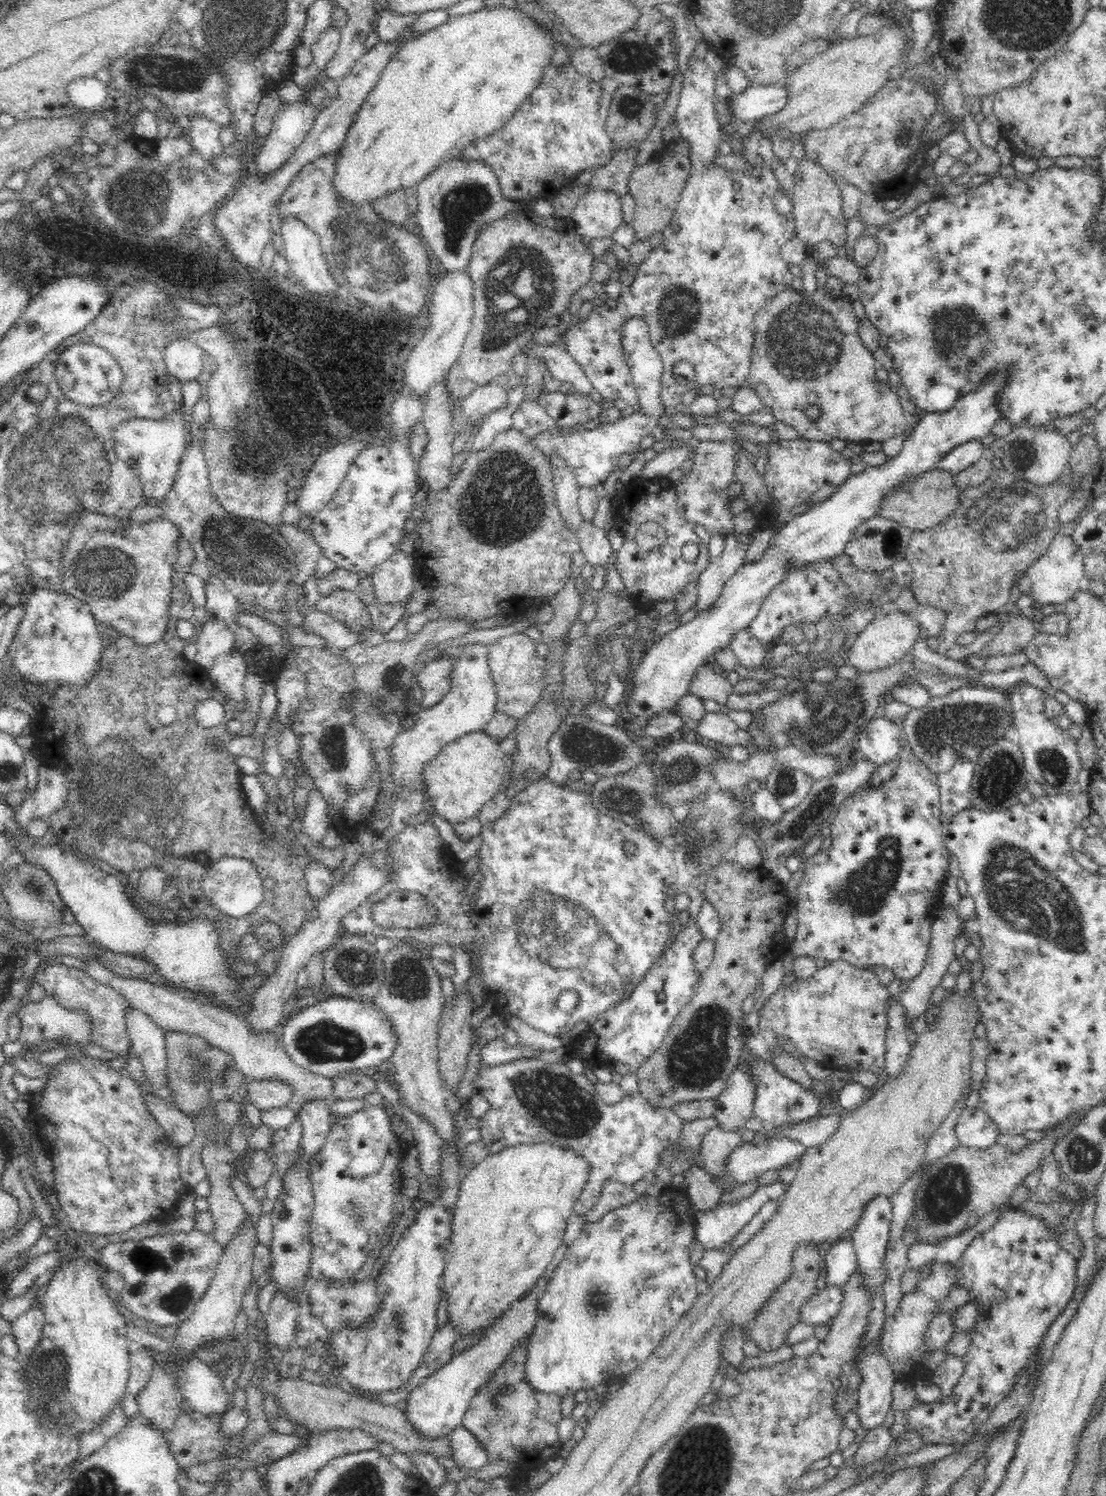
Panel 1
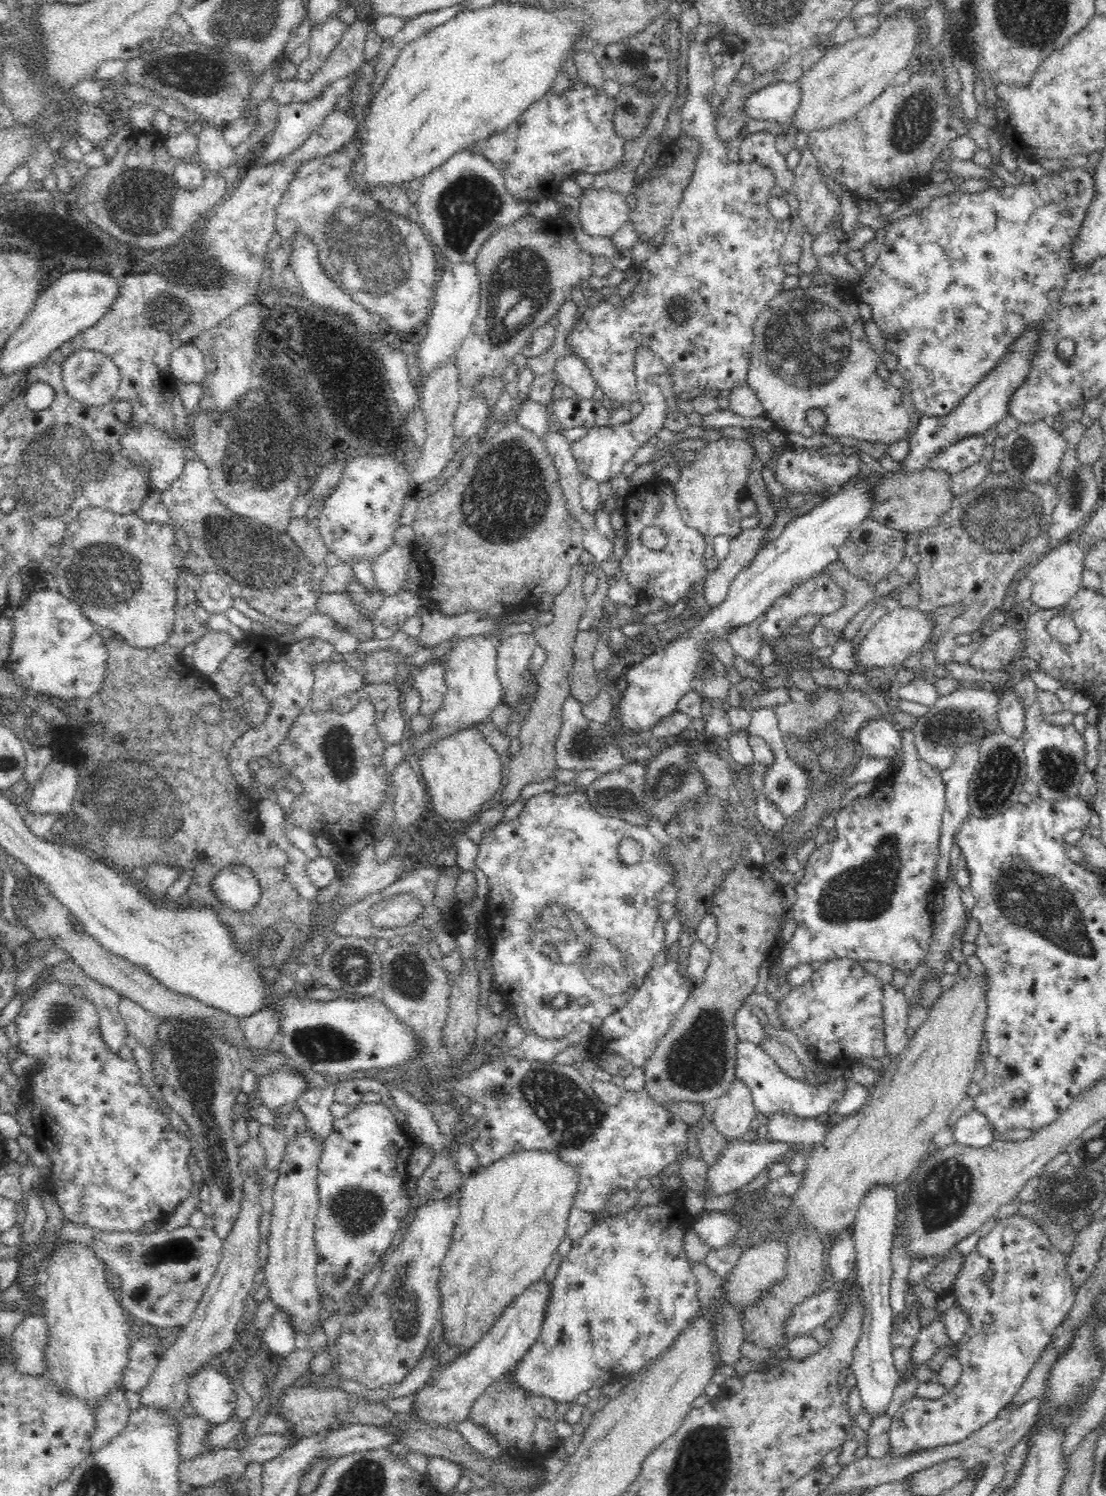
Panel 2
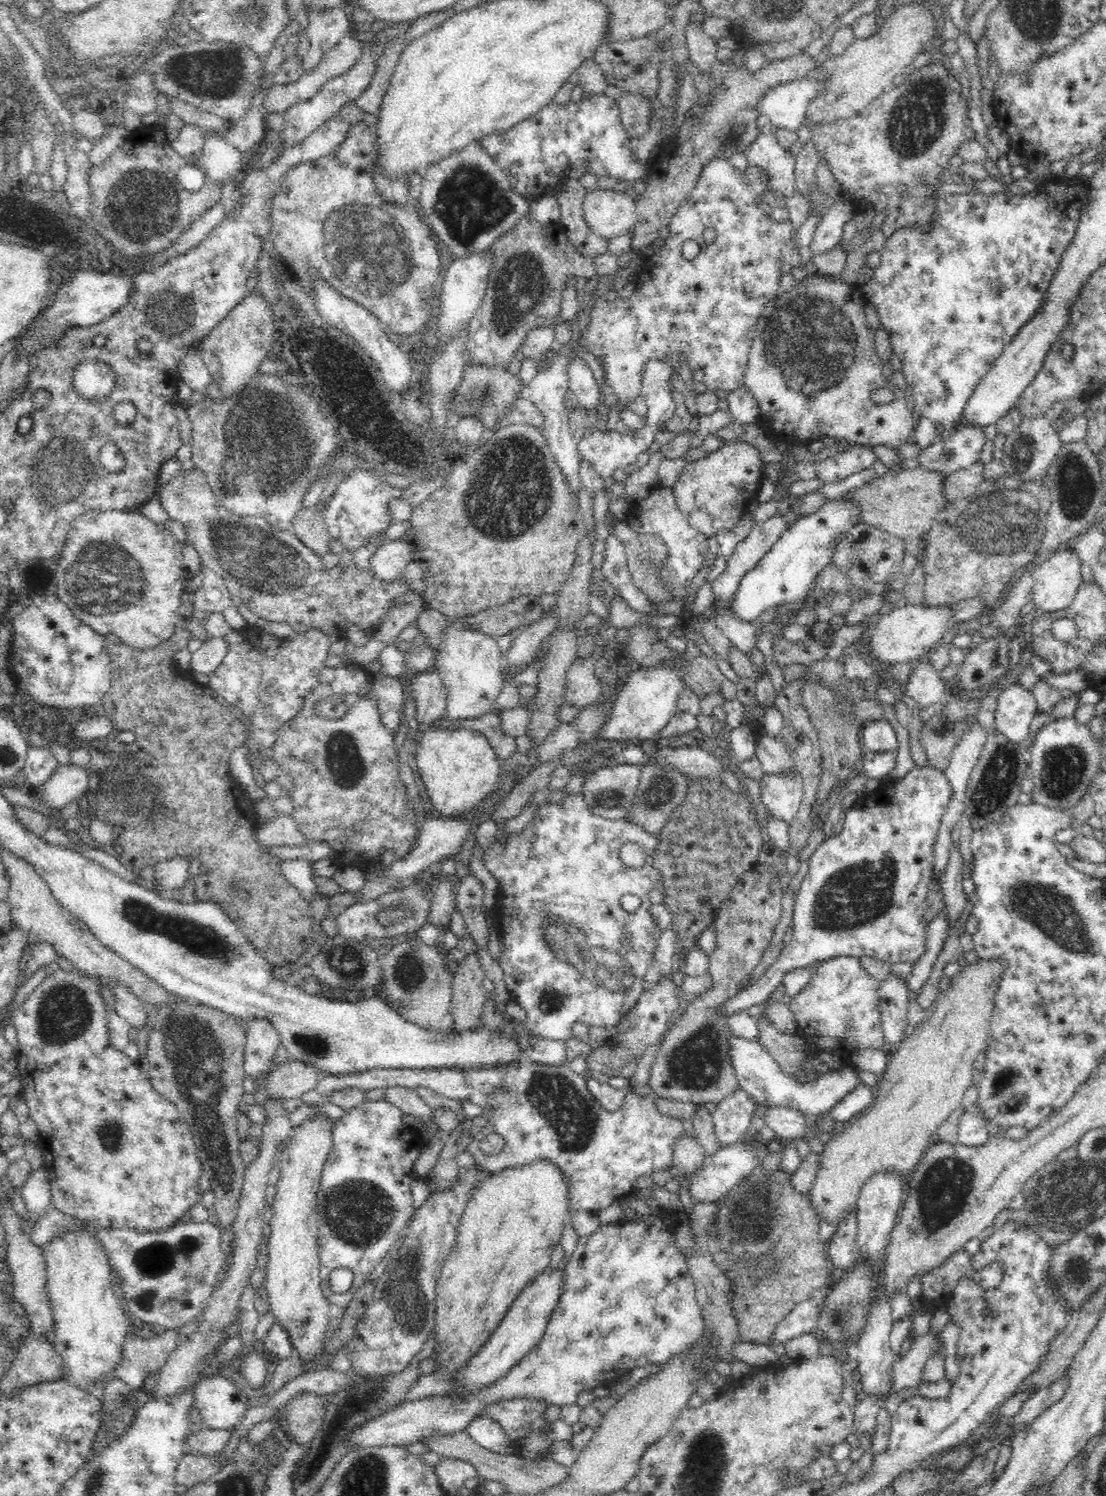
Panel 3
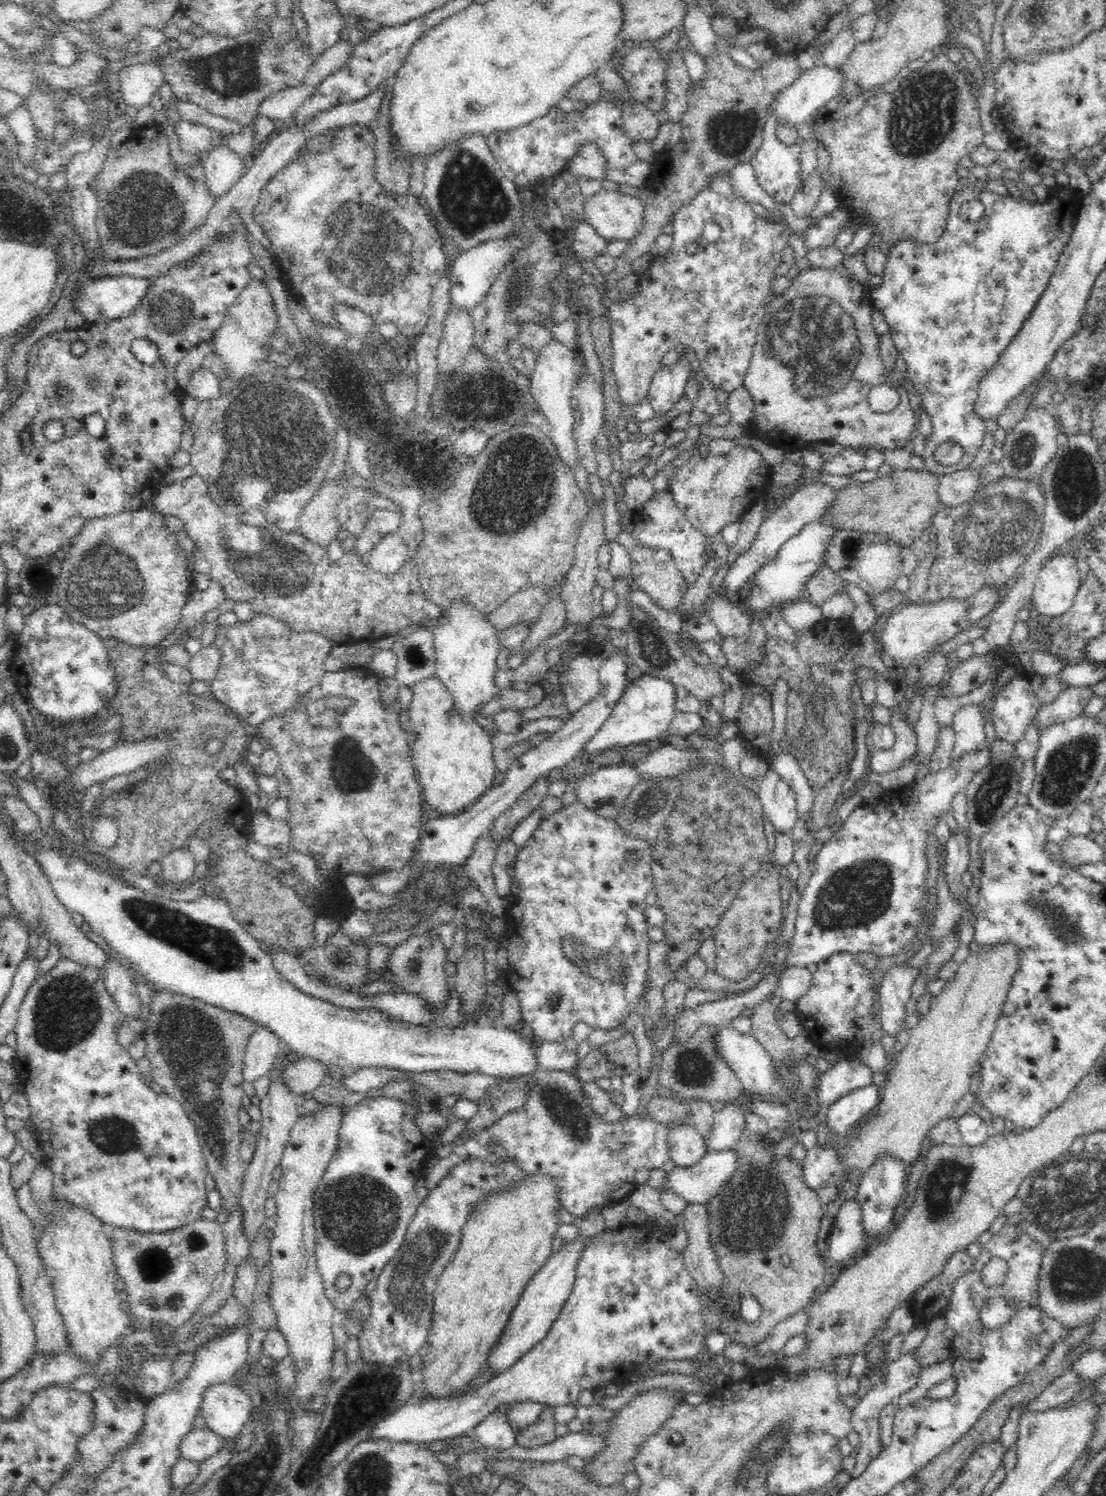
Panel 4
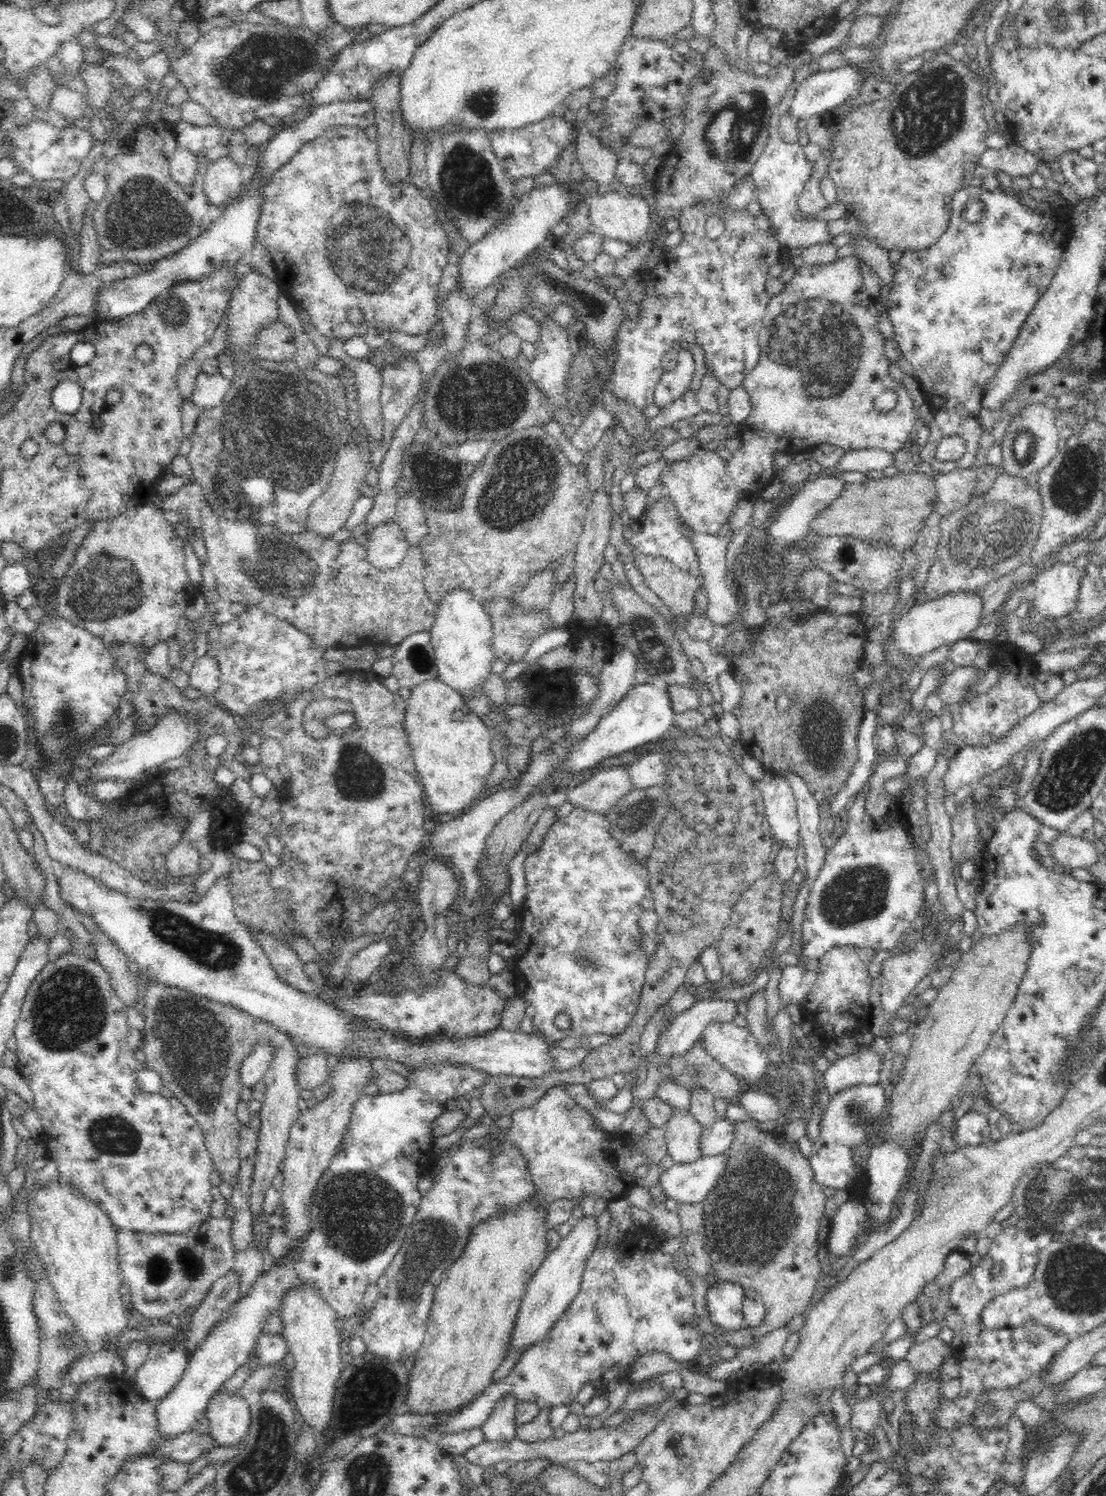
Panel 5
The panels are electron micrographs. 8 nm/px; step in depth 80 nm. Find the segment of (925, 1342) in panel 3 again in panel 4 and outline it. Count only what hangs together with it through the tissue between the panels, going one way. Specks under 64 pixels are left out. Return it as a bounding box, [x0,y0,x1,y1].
[850,1351,922,1479]

